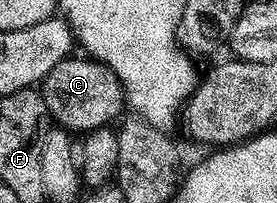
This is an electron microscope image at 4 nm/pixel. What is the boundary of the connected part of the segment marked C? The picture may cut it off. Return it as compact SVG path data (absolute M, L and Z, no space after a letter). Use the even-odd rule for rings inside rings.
M73 55L58 63L58 67L54 67L54 71L50 71L44 78L42 92L48 112L55 122L80 135L87 133L89 129L105 128L126 109L124 88L118 75L101 61L84 55Z

